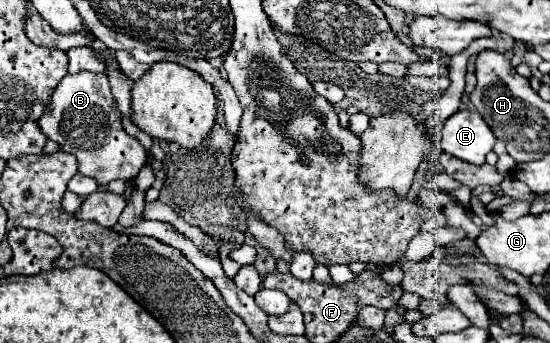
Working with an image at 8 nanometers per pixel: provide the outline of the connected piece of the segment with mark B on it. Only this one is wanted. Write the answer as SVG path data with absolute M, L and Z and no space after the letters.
M87 71L65 75L59 87L55 87L51 103L37 123L51 141L59 143L63 151L77 157L79 173L95 179L99 187L113 179L133 179L147 161L147 151L141 143L129 137L121 127L121 113L111 93L107 75Z

